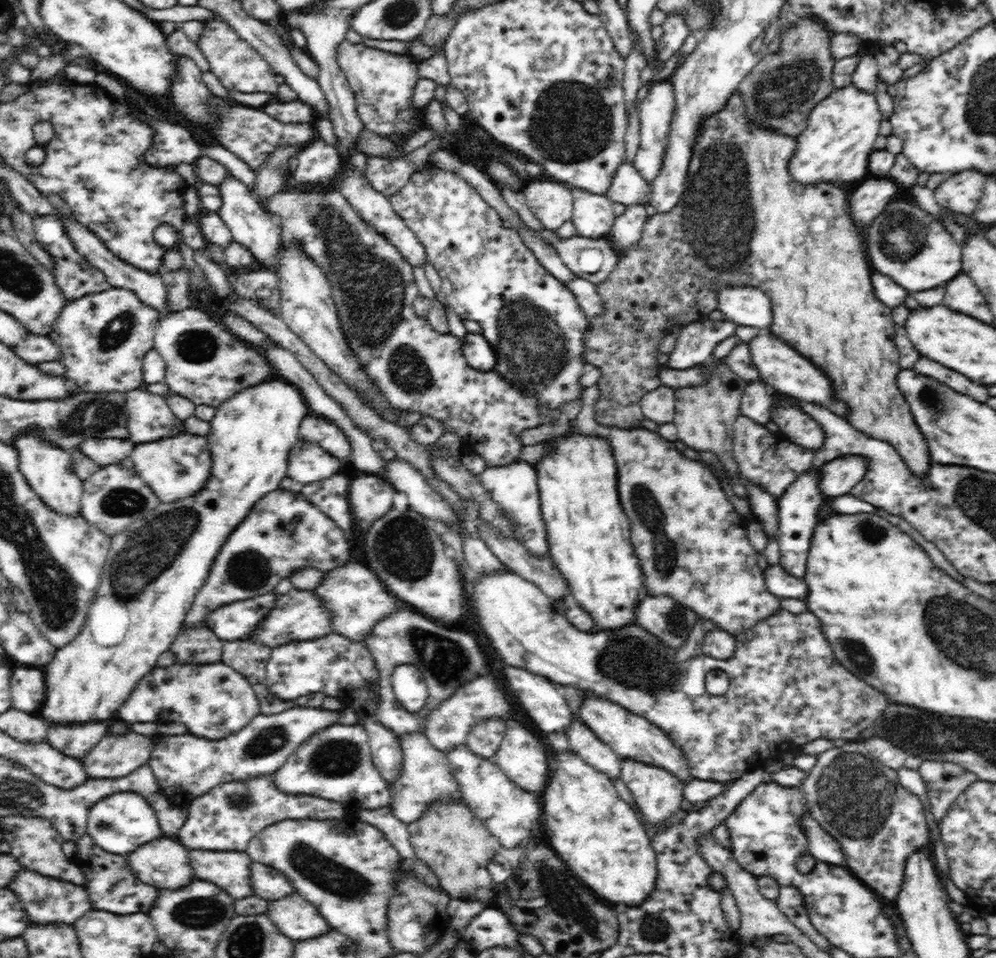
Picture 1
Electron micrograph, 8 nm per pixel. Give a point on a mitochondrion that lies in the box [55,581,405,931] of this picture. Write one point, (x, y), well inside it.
(348, 883)

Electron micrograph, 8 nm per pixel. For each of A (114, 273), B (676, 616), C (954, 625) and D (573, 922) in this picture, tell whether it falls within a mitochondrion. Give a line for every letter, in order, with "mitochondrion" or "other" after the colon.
A: other
B: mitochondrion
C: mitochondrion
D: mitochondrion

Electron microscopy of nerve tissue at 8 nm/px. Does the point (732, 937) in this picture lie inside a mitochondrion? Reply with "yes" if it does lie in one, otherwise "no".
no

